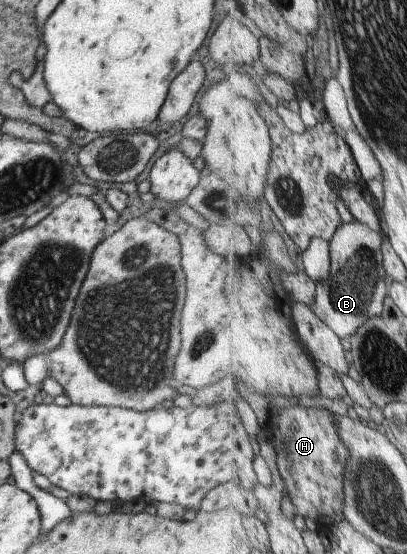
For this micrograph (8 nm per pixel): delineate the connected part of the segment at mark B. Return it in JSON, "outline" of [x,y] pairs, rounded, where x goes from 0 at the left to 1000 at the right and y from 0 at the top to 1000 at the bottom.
{"outline":[[[875,397],[843,403],[806,435],[811,498],[779,511],[774,551],[762,554],[835,610],[862,612],[909,572],[941,565],[953,534],[941,431],[939,421]]]}

